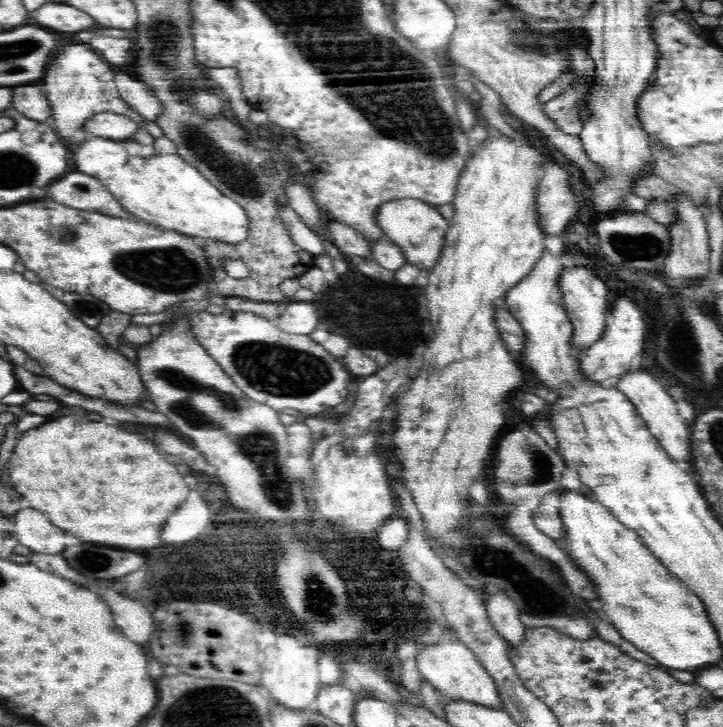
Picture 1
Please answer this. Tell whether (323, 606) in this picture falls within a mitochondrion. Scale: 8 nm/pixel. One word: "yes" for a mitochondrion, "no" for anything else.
yes

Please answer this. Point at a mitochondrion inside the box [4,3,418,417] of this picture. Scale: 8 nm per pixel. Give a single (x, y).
(283, 371)

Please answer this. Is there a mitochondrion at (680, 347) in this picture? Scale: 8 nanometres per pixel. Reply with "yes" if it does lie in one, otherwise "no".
yes

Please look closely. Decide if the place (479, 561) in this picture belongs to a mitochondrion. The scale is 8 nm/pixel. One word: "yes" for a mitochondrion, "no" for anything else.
no

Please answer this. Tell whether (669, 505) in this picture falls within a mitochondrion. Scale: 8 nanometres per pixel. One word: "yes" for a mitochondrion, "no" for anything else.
no

